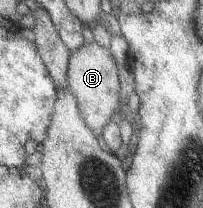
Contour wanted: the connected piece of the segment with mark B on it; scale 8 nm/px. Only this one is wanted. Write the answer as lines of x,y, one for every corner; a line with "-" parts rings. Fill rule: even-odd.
96,41
84,44
73,53
69,67
69,88
79,99
84,119
96,135
104,133
111,125
112,117
121,111
123,98
119,69
118,61
110,48

